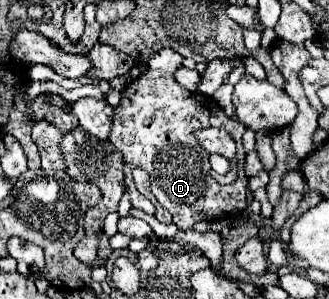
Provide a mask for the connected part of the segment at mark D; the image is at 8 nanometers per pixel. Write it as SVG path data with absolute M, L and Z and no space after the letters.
M162 48L148 58L148 72L144 72L136 80L132 80L132 84L122 92L122 102L114 110L114 126L112 126L108 140L124 154L124 164L130 164L130 170L134 168L134 164L138 164L138 148L142 148L142 144L146 144L146 172L150 174L150 180L152 180L152 194L172 214L172 222L178 226L178 230L192 230L192 226L200 220L214 222L214 220L222 220L222 218L232 218L232 216L238 216L248 206L248 194L246 194L248 178L236 178L232 184L218 184L210 174L208 152L198 146L198 142L192 134L196 130L210 128L210 126L226 128L232 134L232 138L236 140L238 156L244 156L246 150L242 148L242 134L246 128L240 122L230 120L222 112L222 108L216 104L214 98L194 94L194 92L188 92L186 88L182 88L174 80L174 72L180 66L182 66L182 56L170 48Z

